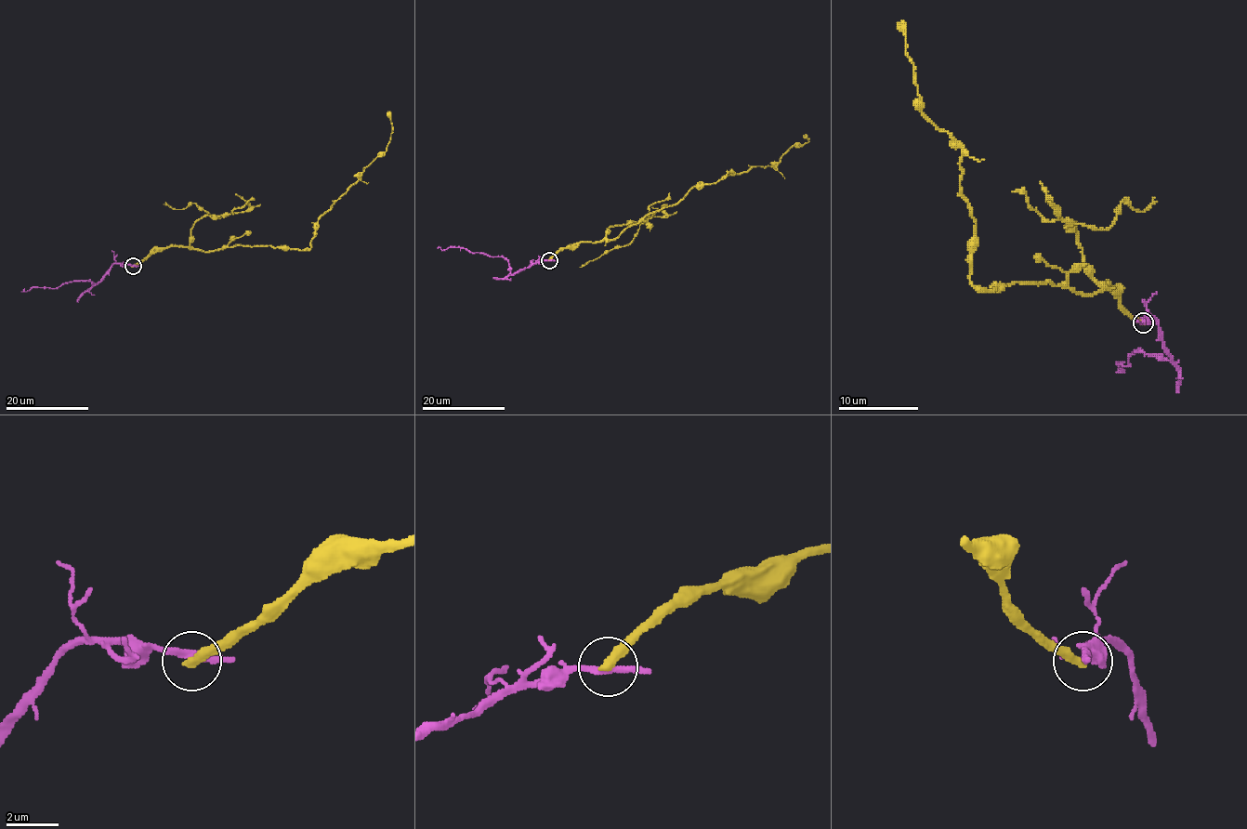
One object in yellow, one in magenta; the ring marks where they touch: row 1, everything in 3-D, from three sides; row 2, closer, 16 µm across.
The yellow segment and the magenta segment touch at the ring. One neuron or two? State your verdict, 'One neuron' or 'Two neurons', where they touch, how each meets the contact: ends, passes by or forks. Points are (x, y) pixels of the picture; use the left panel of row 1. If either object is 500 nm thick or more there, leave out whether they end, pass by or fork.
Two neurons. Place: (133, 266). At the ring yellow ends. At the ring magenta passes by

